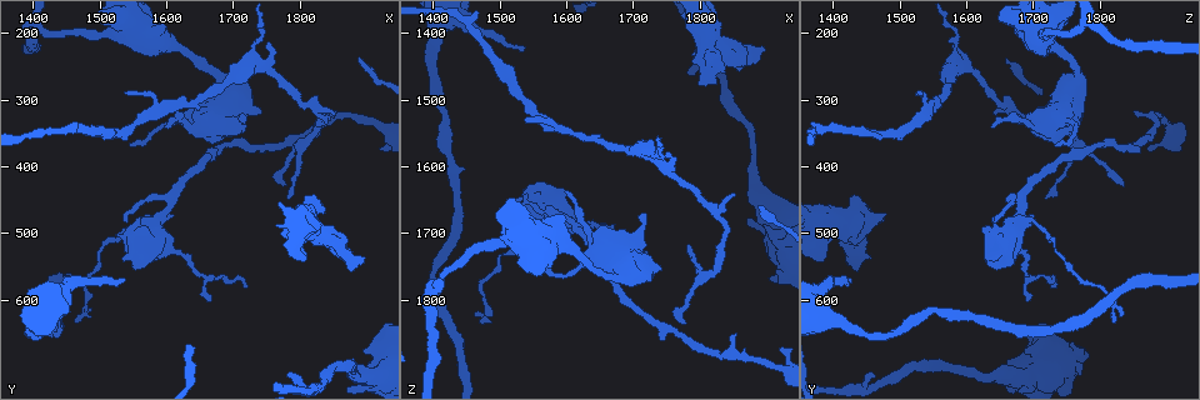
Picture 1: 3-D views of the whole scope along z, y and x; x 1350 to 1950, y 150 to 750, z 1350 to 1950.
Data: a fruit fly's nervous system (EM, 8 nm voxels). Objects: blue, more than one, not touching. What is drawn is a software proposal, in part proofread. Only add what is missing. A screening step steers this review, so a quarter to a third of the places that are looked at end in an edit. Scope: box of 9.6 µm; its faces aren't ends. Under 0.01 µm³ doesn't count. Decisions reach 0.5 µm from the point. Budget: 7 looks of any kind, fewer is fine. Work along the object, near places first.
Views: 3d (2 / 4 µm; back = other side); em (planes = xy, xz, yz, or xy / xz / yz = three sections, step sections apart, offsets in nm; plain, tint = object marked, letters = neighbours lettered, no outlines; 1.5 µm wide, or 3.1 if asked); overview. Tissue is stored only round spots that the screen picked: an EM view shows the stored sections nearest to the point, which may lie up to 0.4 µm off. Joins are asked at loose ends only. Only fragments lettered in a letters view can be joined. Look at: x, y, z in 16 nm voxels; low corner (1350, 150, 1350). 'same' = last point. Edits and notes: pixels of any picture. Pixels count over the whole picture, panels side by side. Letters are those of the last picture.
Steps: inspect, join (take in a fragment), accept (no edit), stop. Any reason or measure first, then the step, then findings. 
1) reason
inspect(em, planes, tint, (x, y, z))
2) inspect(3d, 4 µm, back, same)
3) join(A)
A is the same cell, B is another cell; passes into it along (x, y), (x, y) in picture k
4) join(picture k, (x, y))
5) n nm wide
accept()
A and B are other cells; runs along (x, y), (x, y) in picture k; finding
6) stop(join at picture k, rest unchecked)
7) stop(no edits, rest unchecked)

tapers out
inspect(3d, 4 µm, (1540, 285, 1535))

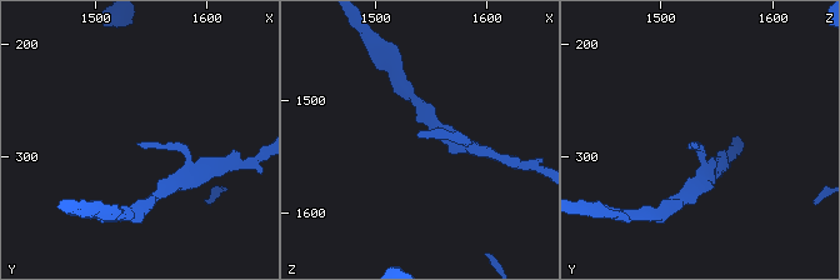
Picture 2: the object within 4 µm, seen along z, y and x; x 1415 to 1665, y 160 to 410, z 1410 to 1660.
need the tissue
inspect(em, yz, step 8, tint, (1536, 292, 1534))

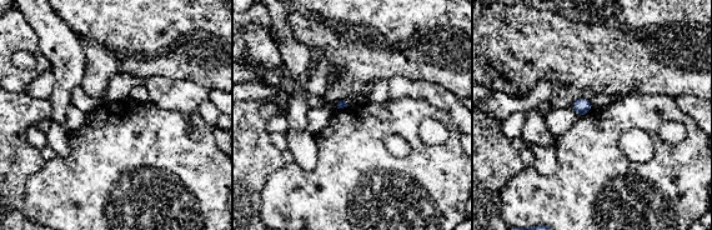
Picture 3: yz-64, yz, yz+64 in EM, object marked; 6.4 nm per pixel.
another direction
inspect(em, xz, step 8, letters, same)

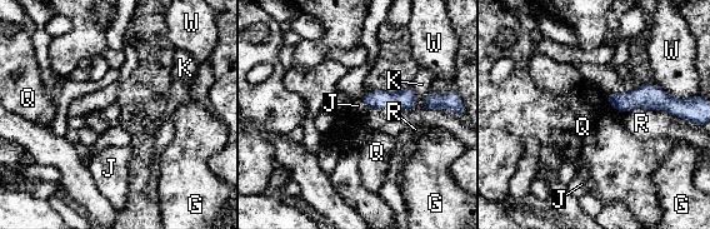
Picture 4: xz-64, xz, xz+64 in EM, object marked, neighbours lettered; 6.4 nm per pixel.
accept()
G, J, K, Q, R and W are other cells; runs along (610, 95), (660, 99), (673, 110) in picture 4; no lettered fragment goes on from it

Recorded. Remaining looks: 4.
thin end
inspect(em, planes, letters, (1540, 570, 1425))

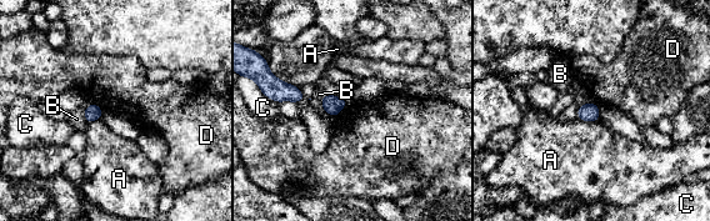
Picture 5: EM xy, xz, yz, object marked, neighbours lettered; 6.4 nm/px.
accept()
A, B, C and D are other cells; no lettered fragment goes on from it

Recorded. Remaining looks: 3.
thick end
inspect(3d, 4 µm, (1900, 535, 1425))

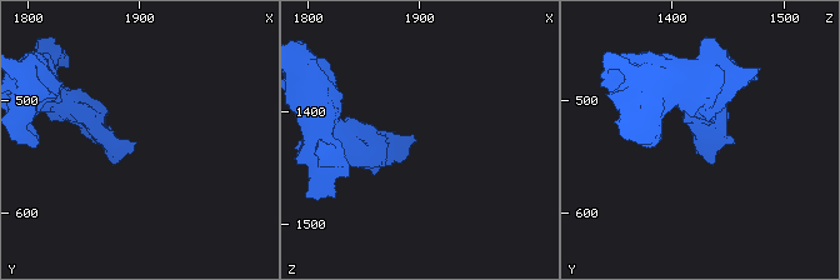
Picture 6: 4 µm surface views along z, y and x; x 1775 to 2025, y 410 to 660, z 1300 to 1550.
need the tissue
inspect(em, planes, letters, (1900, 534, 1426))

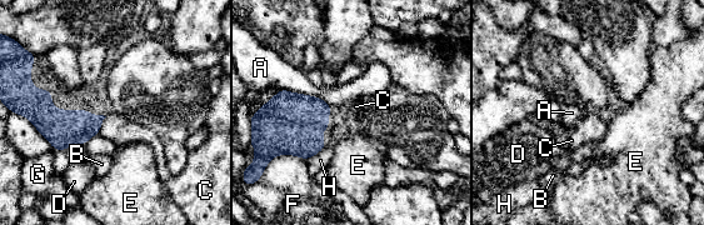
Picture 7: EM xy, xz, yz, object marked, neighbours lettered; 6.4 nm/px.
accept()
A, B, C, D, E, F, G and H are other cells; border along (106, 116), (98, 133) in picture 7; no lettered fragment goes on from it

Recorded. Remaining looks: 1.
stop(no edits, rest unchecked)

